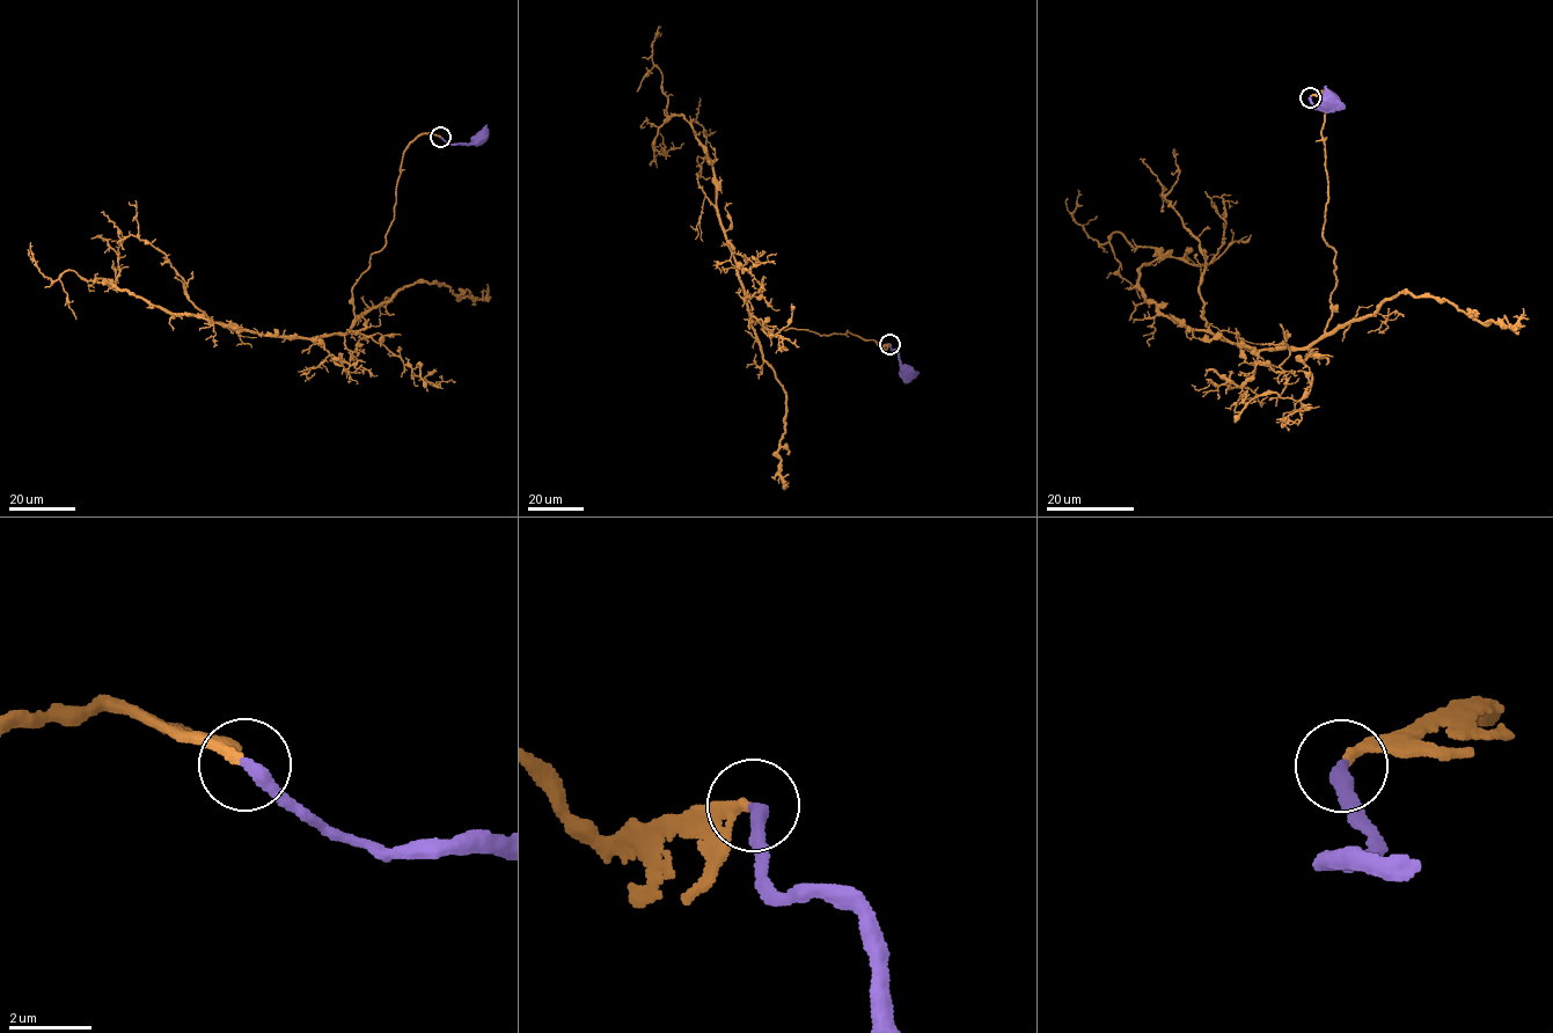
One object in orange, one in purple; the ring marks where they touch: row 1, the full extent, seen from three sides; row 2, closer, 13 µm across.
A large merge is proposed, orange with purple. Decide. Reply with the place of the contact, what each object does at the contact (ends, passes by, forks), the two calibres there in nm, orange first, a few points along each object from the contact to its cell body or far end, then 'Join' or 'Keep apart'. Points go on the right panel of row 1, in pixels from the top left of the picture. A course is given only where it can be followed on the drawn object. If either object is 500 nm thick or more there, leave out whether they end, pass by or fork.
Place: (1310, 97). At the ring orange ends. At the ring purple ends. Thickness 240 nm (orange) against 360 nm. Course of orange: (1310, 96), (1327, 102), (1337, 278), (1303, 348), (1162, 315), (1138, 281), (1157, 251), (1092, 240), (1078, 190). Course of purple: (1309, 97), (1312, 107), (1309, 108), (1325, 108), (1328, 101). Join

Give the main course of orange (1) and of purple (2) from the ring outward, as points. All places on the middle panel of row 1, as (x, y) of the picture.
1: (889, 343), (752, 319), (712, 166), (689, 124), (667, 116), (652, 60), (661, 34)
2: (889, 343), (907, 372)

